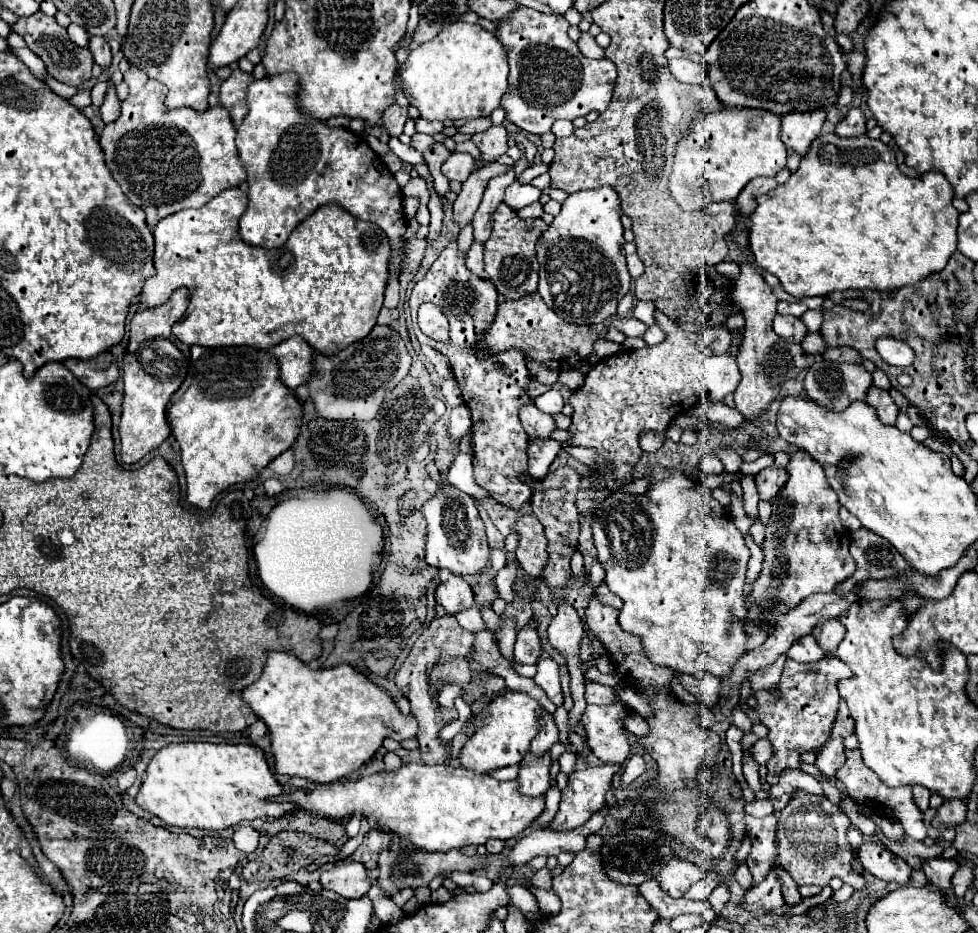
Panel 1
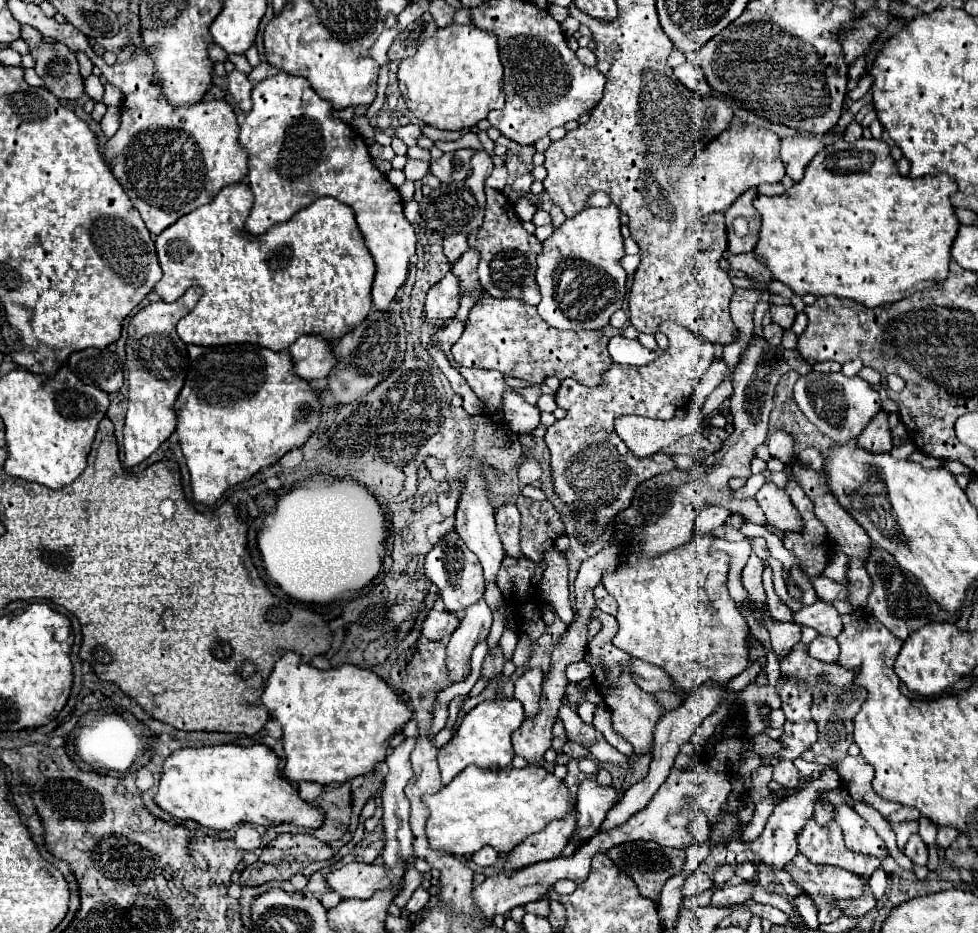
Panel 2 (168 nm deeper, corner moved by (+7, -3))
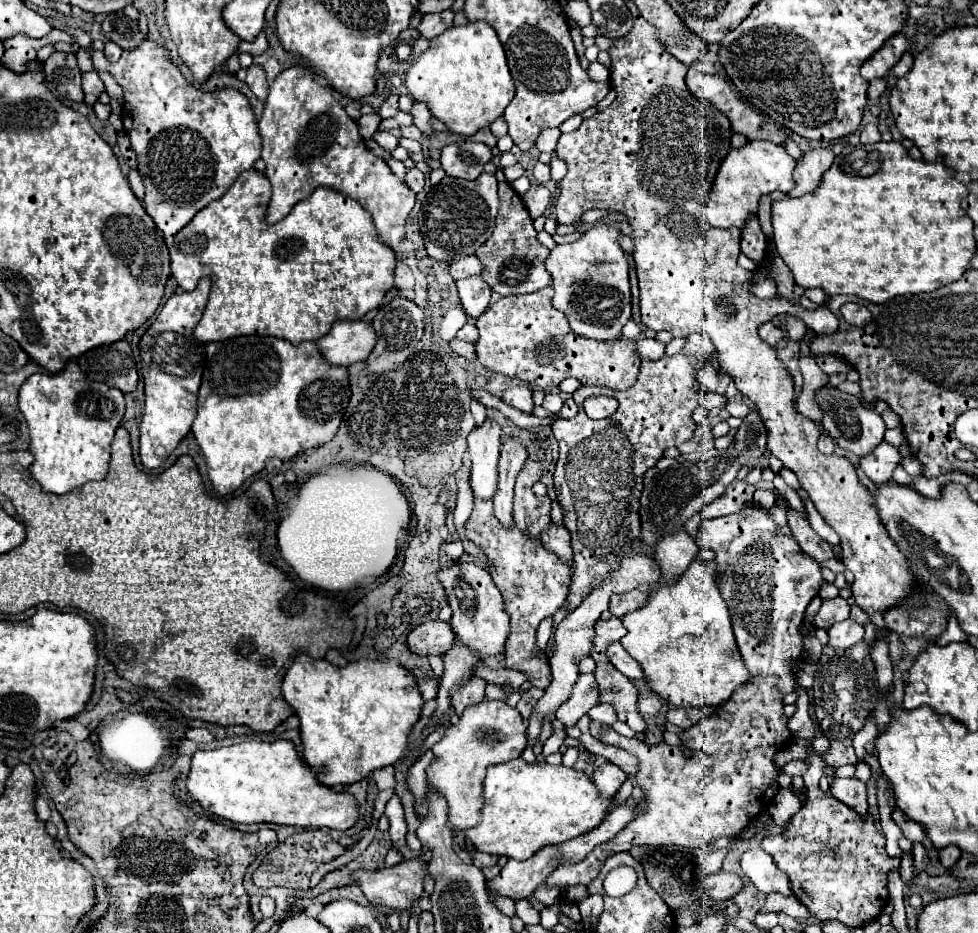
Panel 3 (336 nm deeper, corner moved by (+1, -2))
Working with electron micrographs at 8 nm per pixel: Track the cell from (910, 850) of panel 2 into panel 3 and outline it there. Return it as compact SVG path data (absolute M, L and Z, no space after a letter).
M894 807L894 811L892 811L892 819L910 841L924 841L926 839L924 829L918 823L912 823L912 819L908 819L898 807Z

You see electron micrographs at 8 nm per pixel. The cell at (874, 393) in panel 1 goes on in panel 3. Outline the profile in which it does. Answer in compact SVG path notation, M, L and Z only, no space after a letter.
M886 441L880 447L876 447L876 451L872 451L872 455L866 455L864 459L860 459L862 471L874 483L890 481L898 463L900 463L898 449L894 445L890 445L890 443L886 443Z

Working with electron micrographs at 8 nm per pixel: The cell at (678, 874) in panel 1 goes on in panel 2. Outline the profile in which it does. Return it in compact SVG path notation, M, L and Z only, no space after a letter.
M696 870L686 878L680 892L682 892L682 898L690 898L690 896L702 894L704 890L710 890L710 888L712 888L712 878L708 874L704 874L702 870Z

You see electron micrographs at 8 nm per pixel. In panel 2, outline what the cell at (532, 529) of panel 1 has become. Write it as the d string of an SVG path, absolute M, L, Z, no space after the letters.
M506 504L498 510L496 514L496 528L498 534L502 538L504 550L508 552L508 556L514 556L516 560L522 558L522 550L520 550L520 512L514 504Z

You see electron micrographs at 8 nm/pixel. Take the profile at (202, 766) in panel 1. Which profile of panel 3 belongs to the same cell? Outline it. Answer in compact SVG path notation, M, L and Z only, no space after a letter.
M246 741L214 751L196 751L192 757L192 769L188 775L188 795L198 801L210 813L230 819L232 823L276 823L294 827L328 827L328 829L350 829L358 821L358 803L352 793L334 791L318 781L318 773L306 765L292 741Z

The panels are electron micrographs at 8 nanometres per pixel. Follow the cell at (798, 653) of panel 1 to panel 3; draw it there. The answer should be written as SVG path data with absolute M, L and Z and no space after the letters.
M846 619L846 621L834 623L828 629L828 633L830 633L830 645L836 649L844 649L844 647L852 647L862 641L864 625L852 621L852 619Z

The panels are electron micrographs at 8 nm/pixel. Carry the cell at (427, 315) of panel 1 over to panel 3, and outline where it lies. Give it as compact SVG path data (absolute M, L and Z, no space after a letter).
M544 287L528 295L502 297L490 305L476 321L480 331L476 355L480 363L496 373L518 377L540 389L558 387L566 377L576 377L582 385L602 385L610 389L632 387L640 371L636 343L624 337L616 341L596 341L574 335L568 319L552 307L552 297L552 287Z

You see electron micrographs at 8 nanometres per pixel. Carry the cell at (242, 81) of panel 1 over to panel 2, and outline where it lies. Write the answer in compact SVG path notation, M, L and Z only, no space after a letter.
M232 70L228 74L228 92L234 98L234 102L238 104L238 108L246 114L250 112L250 92L252 92L252 84L248 80L246 74Z

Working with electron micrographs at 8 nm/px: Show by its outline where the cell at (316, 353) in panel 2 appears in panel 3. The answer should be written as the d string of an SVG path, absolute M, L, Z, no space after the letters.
M336 321L328 335L316 341L332 365L352 365L366 359L376 345L376 331L370 321Z

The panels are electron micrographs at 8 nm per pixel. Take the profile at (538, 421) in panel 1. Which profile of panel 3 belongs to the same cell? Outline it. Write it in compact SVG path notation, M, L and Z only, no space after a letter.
M516 385L512 389L508 389L502 397L502 401L506 401L508 405L524 411L524 413L532 413L534 401L532 401L532 389L528 385Z

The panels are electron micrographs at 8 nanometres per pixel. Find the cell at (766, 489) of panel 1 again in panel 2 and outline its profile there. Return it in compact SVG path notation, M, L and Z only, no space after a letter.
M772 482L764 484L756 494L756 502L764 510L766 520L772 526L780 530L802 530L802 520L798 516L798 510L794 508L790 496L776 484Z

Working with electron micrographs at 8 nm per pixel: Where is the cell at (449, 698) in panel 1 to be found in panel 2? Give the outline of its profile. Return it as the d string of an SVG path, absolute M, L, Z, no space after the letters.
M461 695L455 697L449 704L449 717L447 720L447 725L454 727L458 719L458 713L460 710L460 704L468 698L467 695Z

